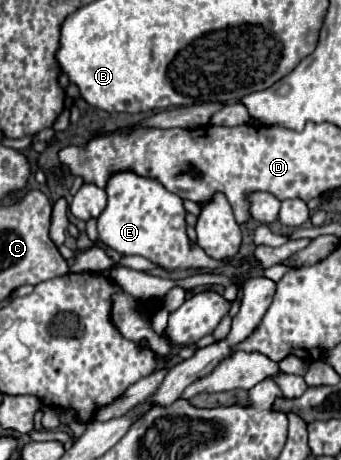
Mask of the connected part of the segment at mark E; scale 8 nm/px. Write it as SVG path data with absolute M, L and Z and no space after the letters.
M131 170L113 172L105 186L107 206L97 218L99 240L117 250L123 256L139 254L159 268L173 272L183 268L217 268L221 266L217 260L207 256L203 248L193 244L187 236L185 226L185 208L183 200L169 192L159 180L139 176Z

